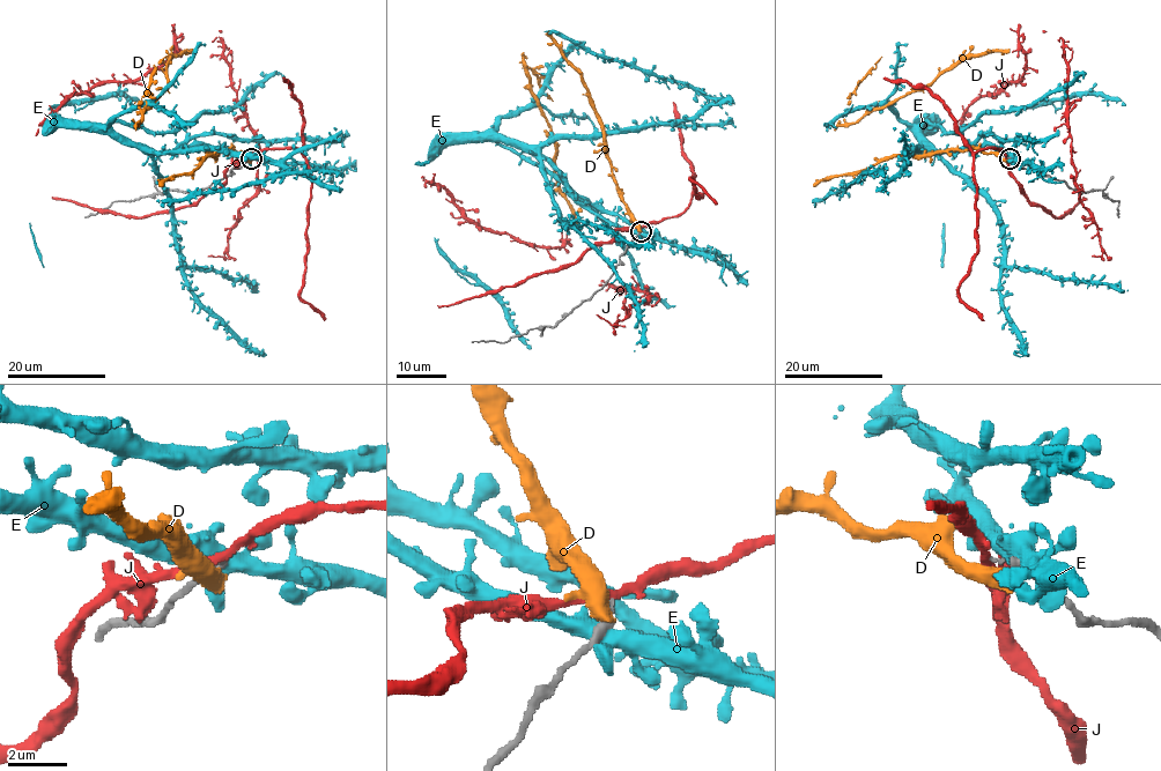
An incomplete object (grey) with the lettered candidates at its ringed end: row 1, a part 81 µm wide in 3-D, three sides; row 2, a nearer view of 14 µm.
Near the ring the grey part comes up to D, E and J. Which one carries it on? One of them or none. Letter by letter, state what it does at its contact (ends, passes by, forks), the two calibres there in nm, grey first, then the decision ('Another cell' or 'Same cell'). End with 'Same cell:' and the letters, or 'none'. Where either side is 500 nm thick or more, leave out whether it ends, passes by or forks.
D: Thickness 360 nm (grey) against 550 nm. Another cell
E: It forks there. Thickness 380 nm (grey) against 440 nm. Another cell
J: It passes by. Thickness 200 nm (grey) against 280 nm. Another cell
Same cell: none

